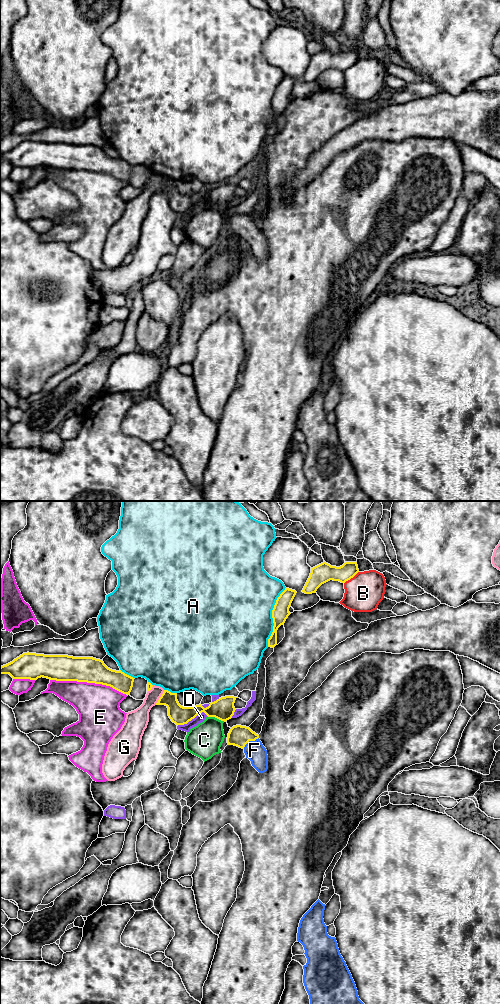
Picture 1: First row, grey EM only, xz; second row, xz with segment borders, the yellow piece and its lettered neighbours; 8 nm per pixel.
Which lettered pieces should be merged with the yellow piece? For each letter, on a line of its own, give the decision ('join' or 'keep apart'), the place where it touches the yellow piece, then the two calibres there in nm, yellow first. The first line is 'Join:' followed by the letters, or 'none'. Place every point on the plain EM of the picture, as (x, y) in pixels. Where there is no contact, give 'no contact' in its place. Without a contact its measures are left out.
Join: F
A: keep apart | xz (272, 105) | 140/500 nm
B: keep apart | xz (351, 65) | 160/300 nm
C: keep apart | xz (216, 205) | 180/280 nm
D: keep apart | xz (192, 206) | 160/70 nm
E: keep apart | xz (88, 170) | 200/340 nm
F: join | xz (250, 228) | 170/160 nm
G: keep apart | xz (160, 185) | 150/160 nm

